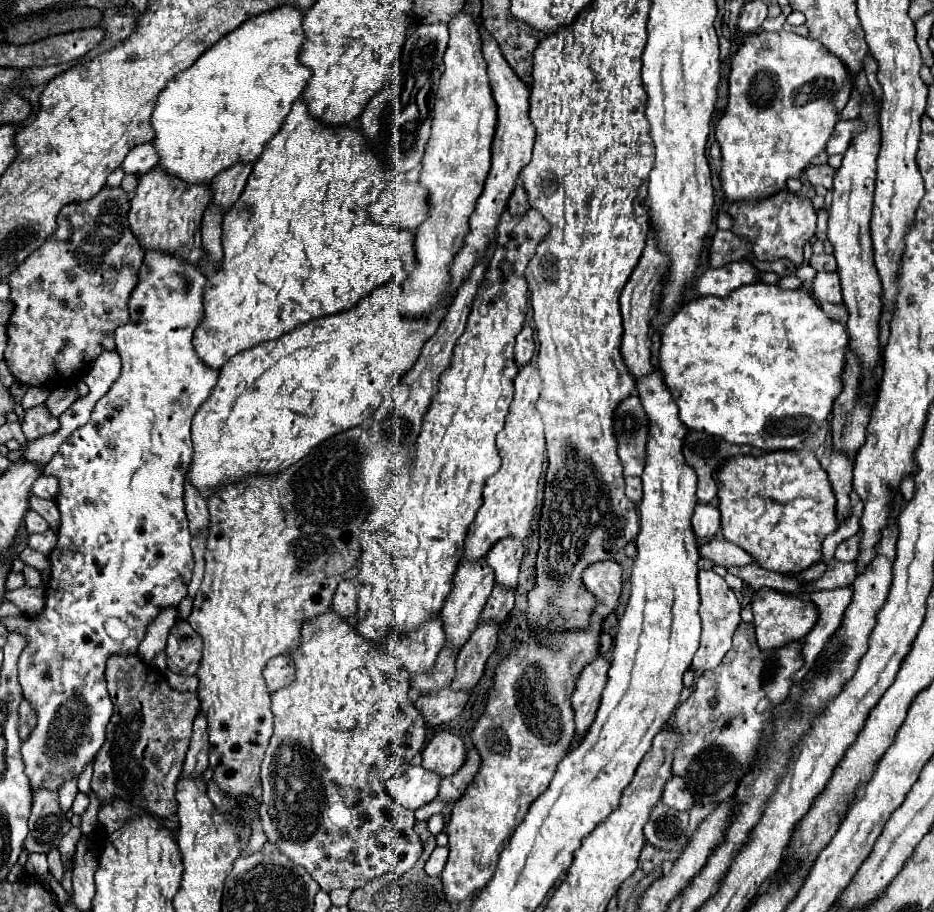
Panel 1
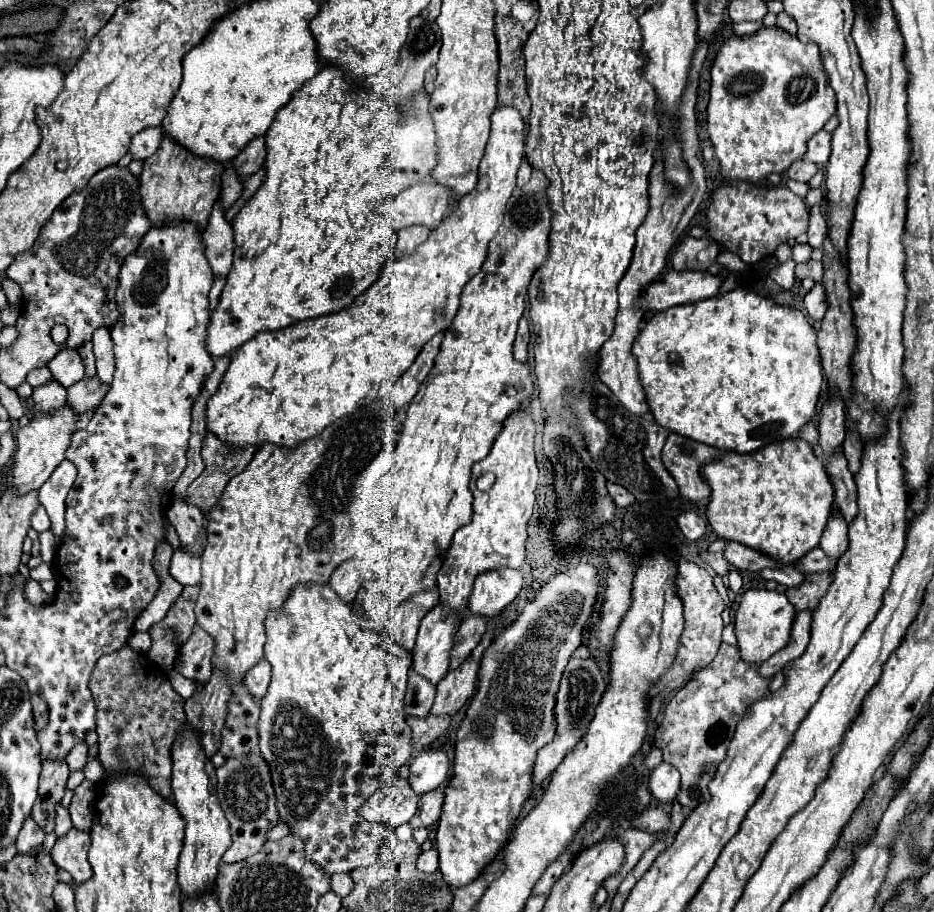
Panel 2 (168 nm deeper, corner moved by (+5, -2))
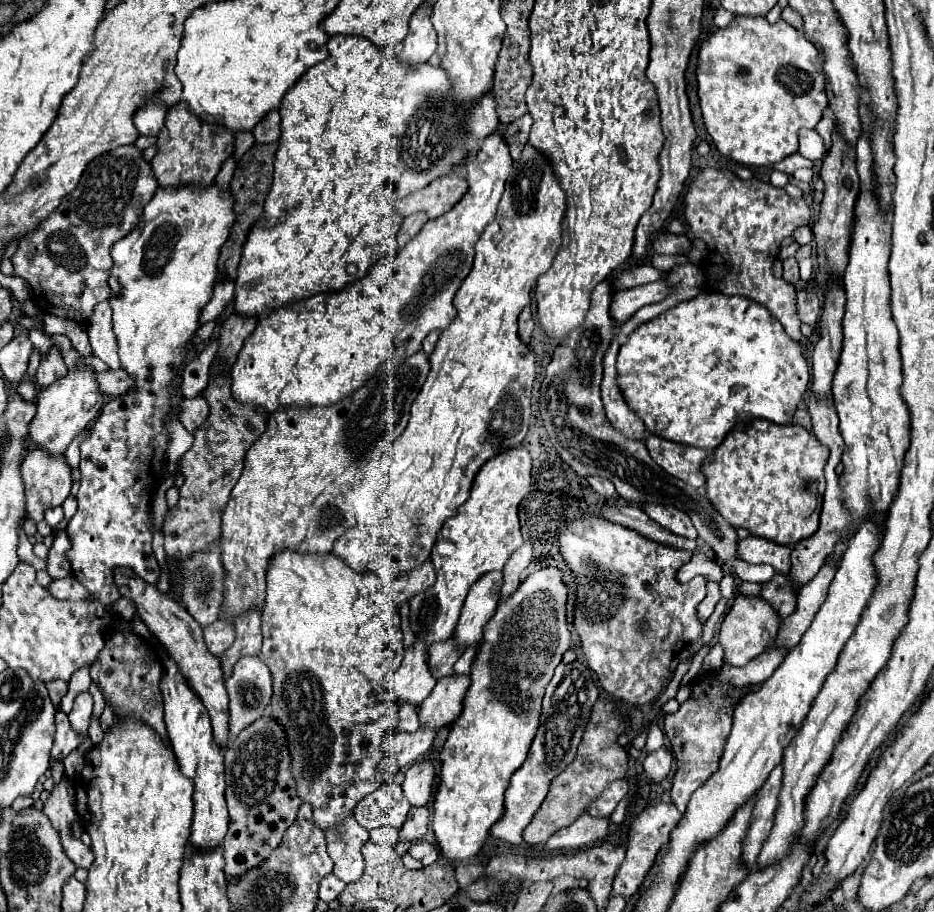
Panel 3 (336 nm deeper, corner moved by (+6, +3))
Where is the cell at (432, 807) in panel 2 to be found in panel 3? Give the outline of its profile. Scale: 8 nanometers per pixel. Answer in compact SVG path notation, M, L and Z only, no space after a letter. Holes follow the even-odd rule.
M425 807L421 809L411 809L405 825L399 831L399 841L403 843L413 843L425 837L429 825L429 811Z

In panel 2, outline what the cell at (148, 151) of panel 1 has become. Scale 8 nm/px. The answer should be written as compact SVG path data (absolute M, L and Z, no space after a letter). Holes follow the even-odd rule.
M160 126L138 132L132 138L132 142L130 142L132 160L146 160L146 158L150 158L158 150L160 140L162 140L162 128Z

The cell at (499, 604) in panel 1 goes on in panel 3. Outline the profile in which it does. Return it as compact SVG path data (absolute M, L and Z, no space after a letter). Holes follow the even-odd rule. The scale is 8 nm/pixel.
M453 639L445 641L445 645L431 645L427 651L427 665L437 681L453 675L453 665L461 657L461 649L453 645Z

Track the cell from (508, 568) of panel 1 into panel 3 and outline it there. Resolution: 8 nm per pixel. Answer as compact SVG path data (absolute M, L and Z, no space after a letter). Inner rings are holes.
M491 571L485 573L469 591L465 605L461 609L459 623L455 627L455 643L459 649L477 645L483 639L483 627L493 617L497 601L501 597L503 573Z

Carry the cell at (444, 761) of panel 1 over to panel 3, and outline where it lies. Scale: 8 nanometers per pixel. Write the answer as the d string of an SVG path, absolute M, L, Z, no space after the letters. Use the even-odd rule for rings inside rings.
M419 761L407 769L401 789L413 807L423 807L429 801L433 779L435 767L431 761Z

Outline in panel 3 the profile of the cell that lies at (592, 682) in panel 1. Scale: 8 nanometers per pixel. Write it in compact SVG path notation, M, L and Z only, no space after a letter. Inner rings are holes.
M559 663L555 669L553 679L547 685L543 707L541 707L541 723L537 727L535 739L531 743L527 761L513 773L509 781L509 789L505 791L505 811L503 817L491 827L491 835L497 839L503 839L511 845L521 845L521 833L531 823L533 815L541 807L543 799L547 797L549 783L553 777L557 777L575 757L577 745L585 731L585 721L589 721L591 707L595 705L599 697L597 685L595 685L595 673L579 663Z

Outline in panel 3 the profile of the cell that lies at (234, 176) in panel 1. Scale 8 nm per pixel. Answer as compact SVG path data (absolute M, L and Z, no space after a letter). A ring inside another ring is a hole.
M279 109L269 111L255 127L253 127L253 135L255 135L255 143L273 143L281 137L281 117L279 117Z

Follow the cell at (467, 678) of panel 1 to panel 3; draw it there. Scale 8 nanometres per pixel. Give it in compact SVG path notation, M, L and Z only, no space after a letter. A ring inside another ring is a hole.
M451 675L437 681L431 695L421 703L419 723L421 727L441 729L451 725L463 709L463 697L469 687L469 675Z

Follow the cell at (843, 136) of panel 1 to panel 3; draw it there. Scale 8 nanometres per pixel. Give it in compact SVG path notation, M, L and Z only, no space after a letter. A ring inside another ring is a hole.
M801 129L799 131L799 153L811 161L819 161L825 157L823 139L819 137L819 133L815 129Z

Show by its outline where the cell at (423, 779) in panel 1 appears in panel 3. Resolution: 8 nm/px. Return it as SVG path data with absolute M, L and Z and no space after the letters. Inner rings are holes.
M383 783L377 791L369 793L357 803L353 815L357 817L359 825L363 825L369 831L377 827L401 829L409 809L411 805L409 801L405 801L401 785Z

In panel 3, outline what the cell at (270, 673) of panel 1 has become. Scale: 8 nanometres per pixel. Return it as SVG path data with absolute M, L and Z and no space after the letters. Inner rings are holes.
M241 657L229 679L225 681L225 689L229 693L229 725L231 725L231 739L235 739L239 735L239 731L247 725L251 725L255 719L263 717L269 709L269 703L271 703L271 695L273 695L273 685L271 685L271 673L269 673L269 667L265 665L263 659L259 657Z

